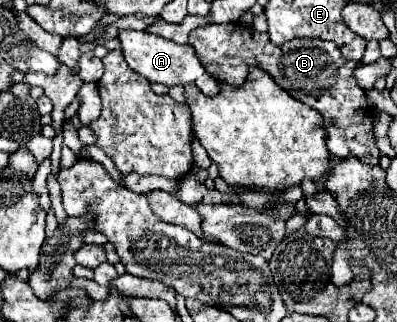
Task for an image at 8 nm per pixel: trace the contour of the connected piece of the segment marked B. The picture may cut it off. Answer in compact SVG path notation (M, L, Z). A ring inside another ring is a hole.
M208 24L194 28L188 44L196 50L208 72L218 80L228 82L230 86L242 86L252 66L268 72L274 82L292 98L316 108L322 114L326 146L330 154L340 160L352 154L364 164L378 164L380 150L376 148L372 118L366 116L372 114L372 110L366 102L364 90L356 84L356 80L352 80L352 68L356 68L360 62L344 60L336 44L324 42L320 38L296 38L288 44L274 46L270 44L266 32L258 32L242 24Z

